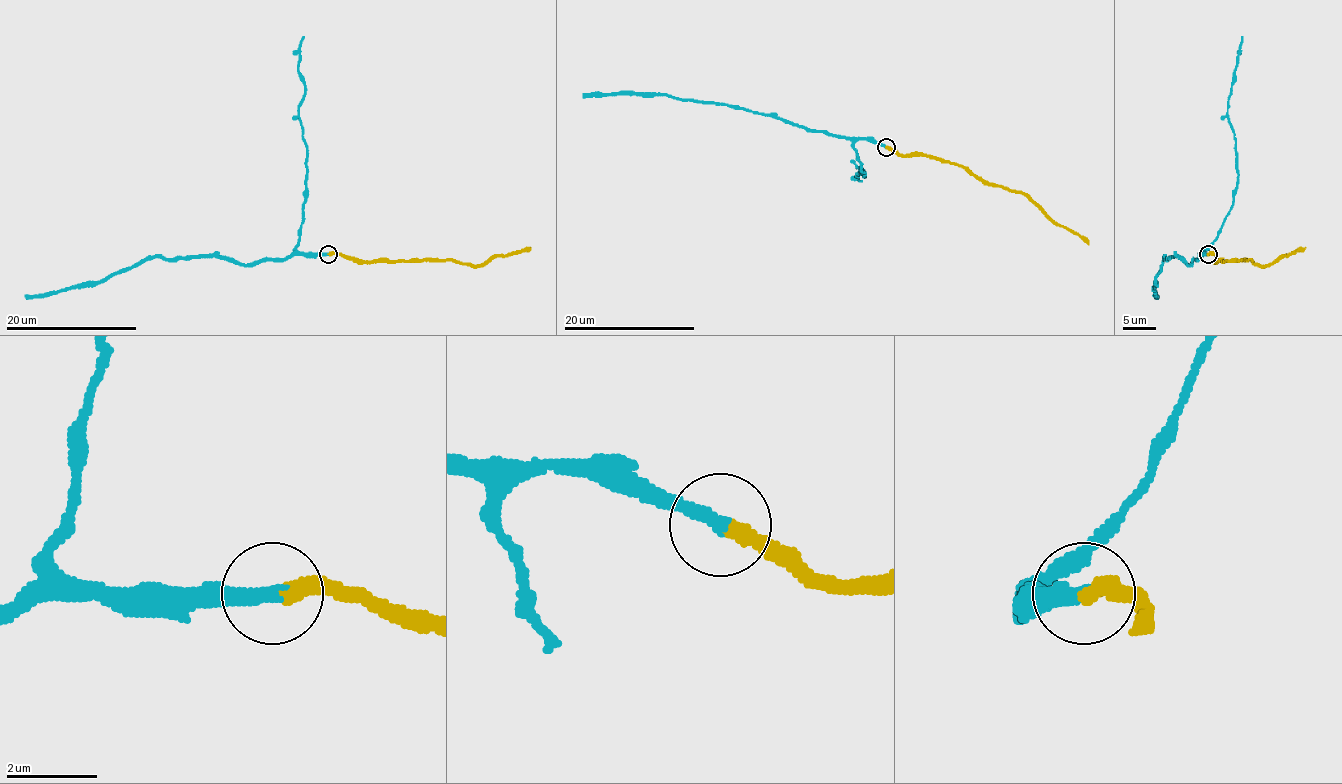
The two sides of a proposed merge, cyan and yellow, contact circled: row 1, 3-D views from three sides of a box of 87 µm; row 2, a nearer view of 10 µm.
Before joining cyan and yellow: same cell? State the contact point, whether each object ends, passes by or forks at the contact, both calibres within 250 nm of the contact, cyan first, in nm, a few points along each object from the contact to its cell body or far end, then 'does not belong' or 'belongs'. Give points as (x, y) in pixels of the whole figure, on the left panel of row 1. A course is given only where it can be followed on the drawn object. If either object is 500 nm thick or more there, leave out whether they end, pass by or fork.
place (328, 254); cyan ends; yellow ends; calibres 340 and 320 nm; course cyan (328, 254), (290, 254), (246, 264), (218, 256), (146, 257), (97, 282), (24, 297); course yellow (328, 254), (380, 261), (484, 266), (497, 256), (510, 256), (530, 247); does not belong

